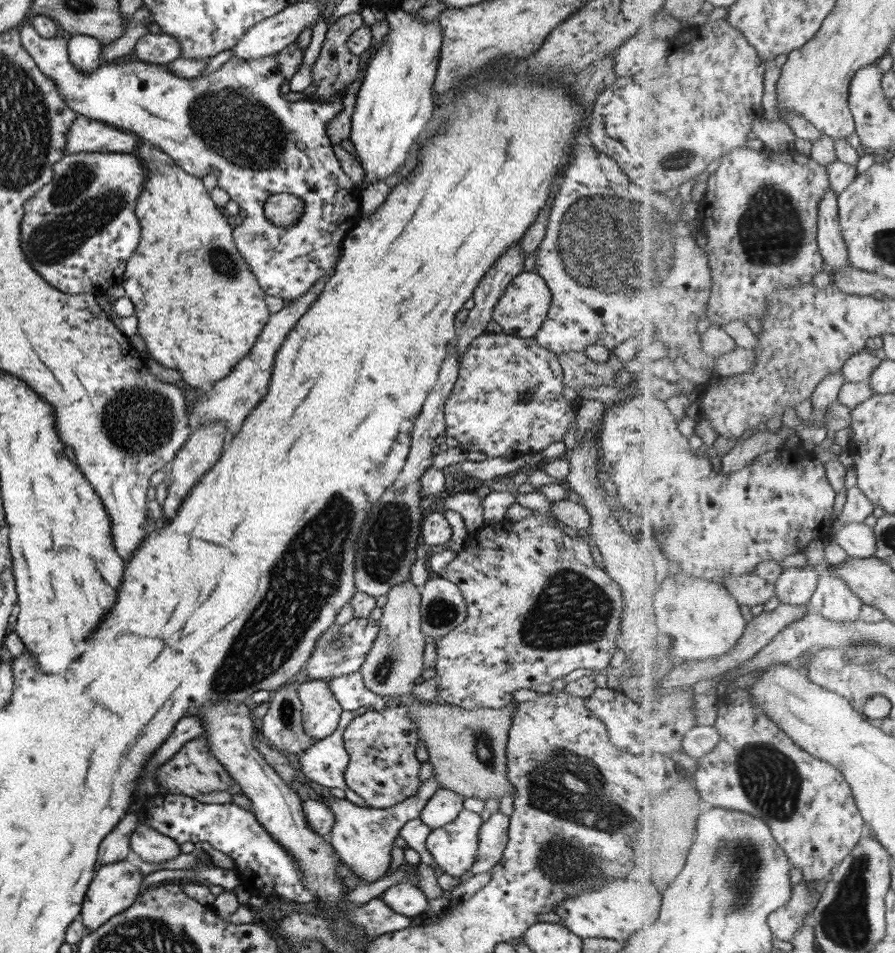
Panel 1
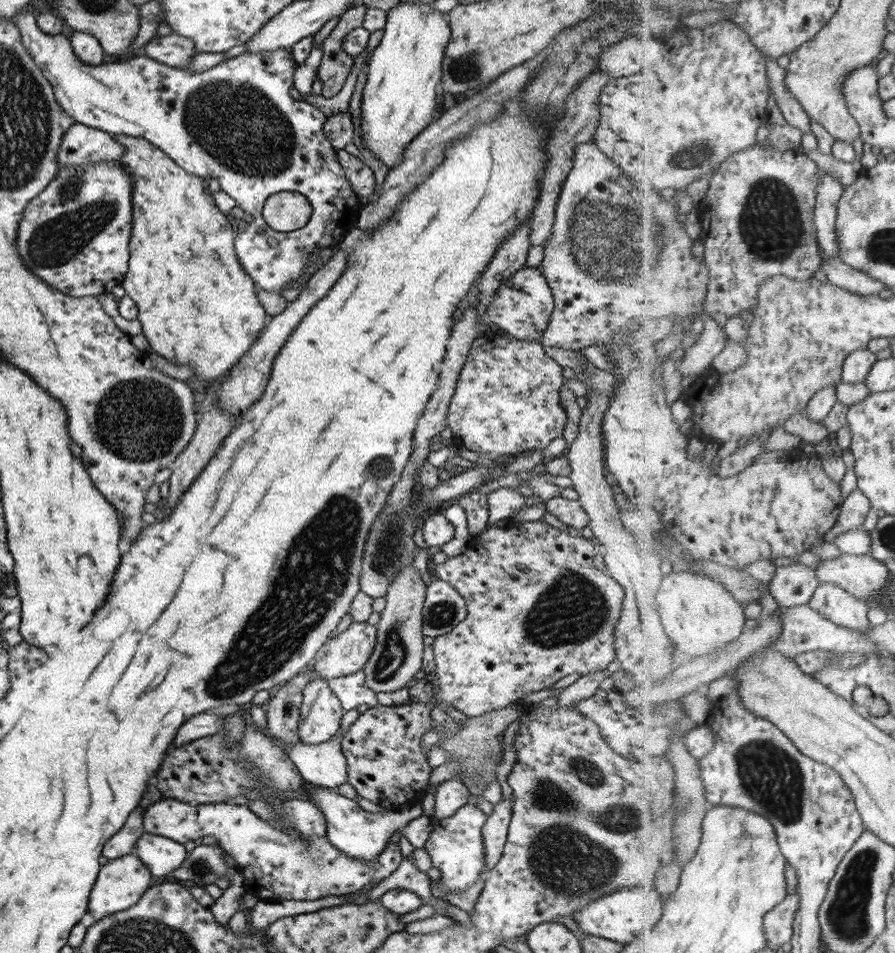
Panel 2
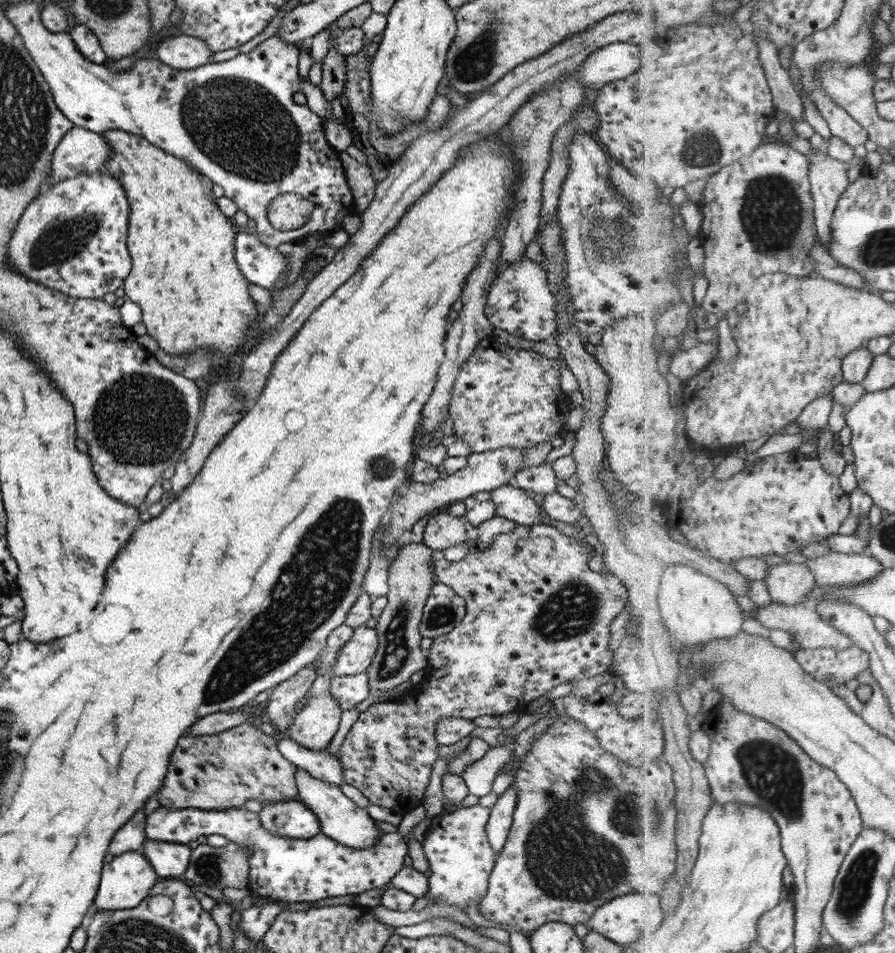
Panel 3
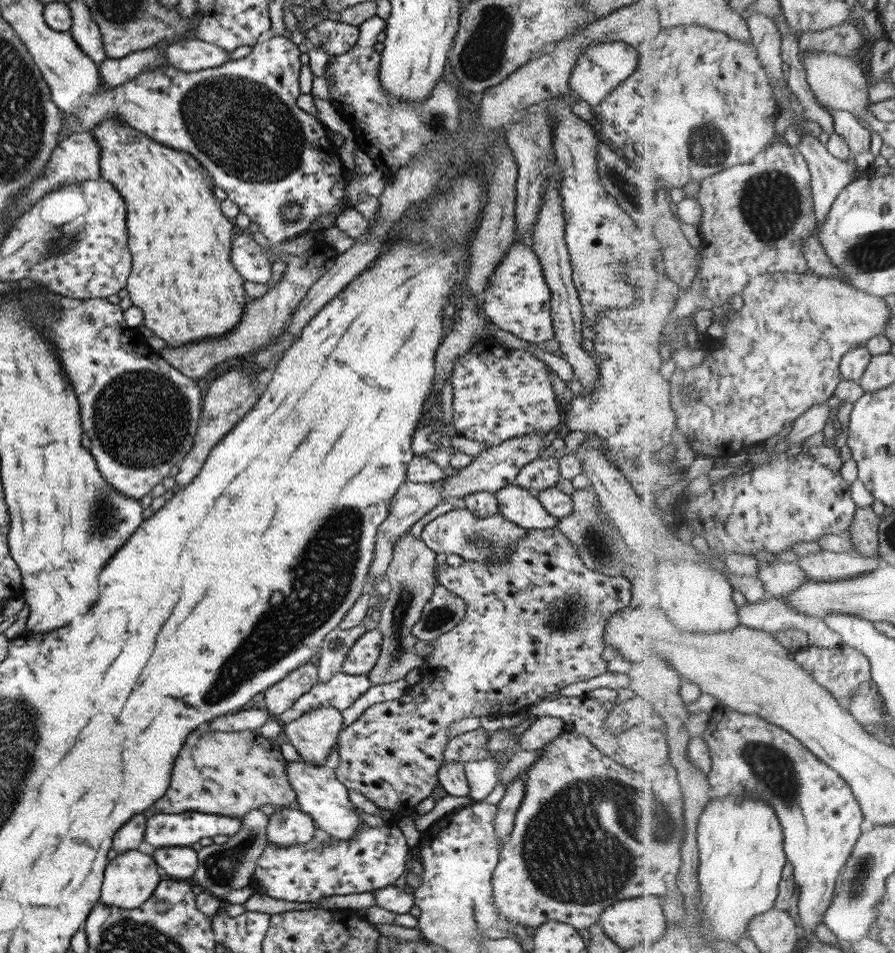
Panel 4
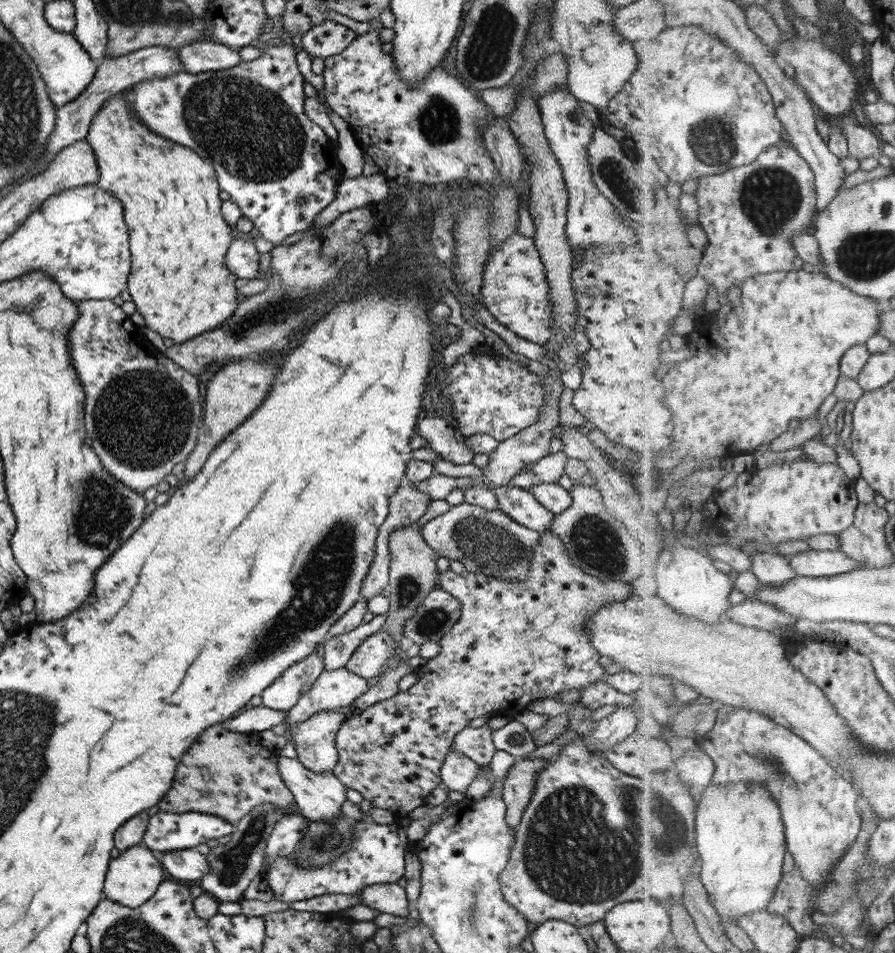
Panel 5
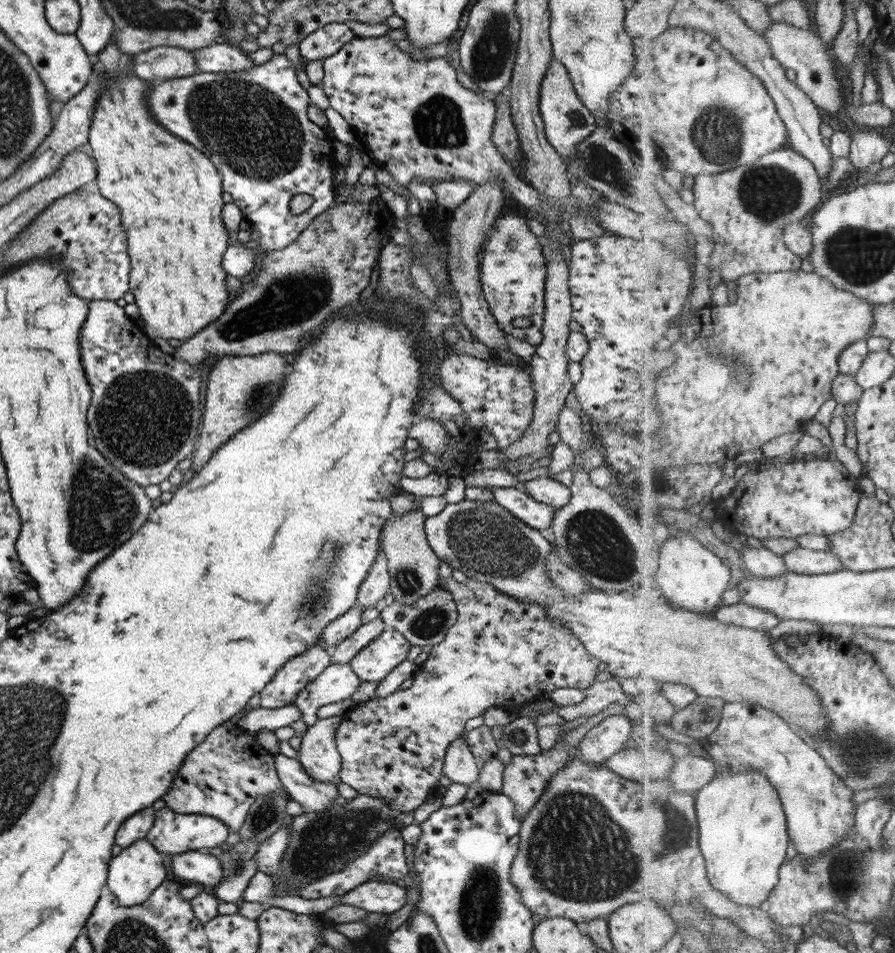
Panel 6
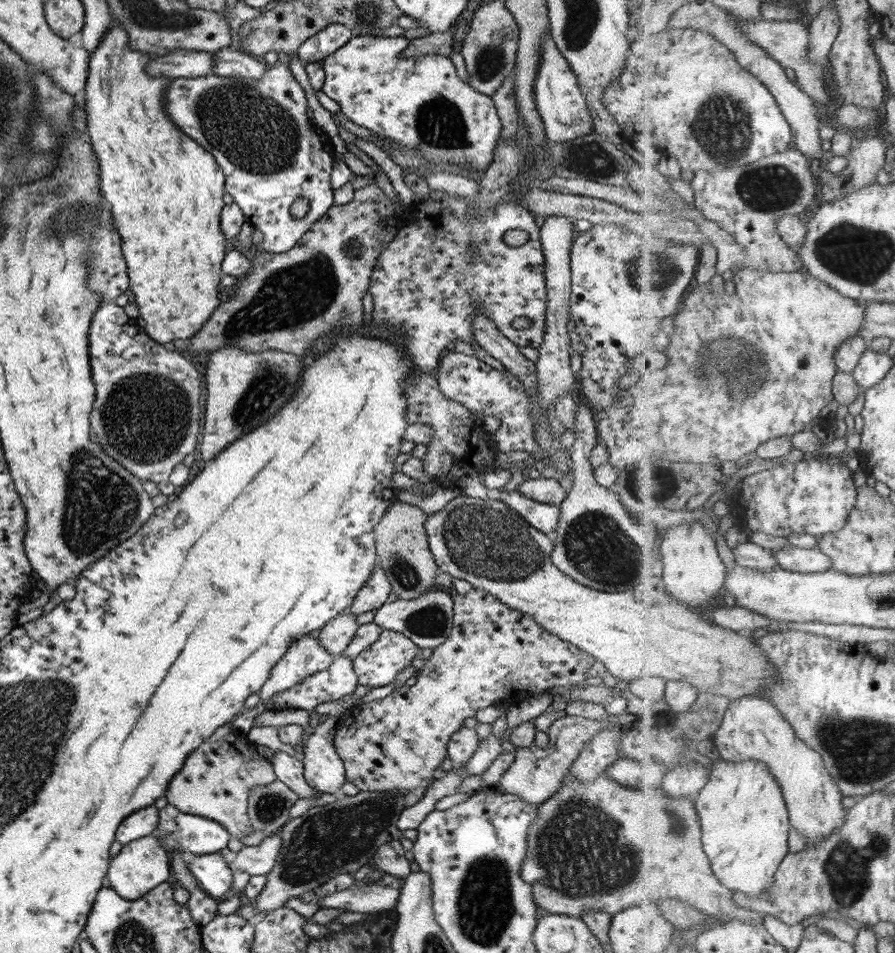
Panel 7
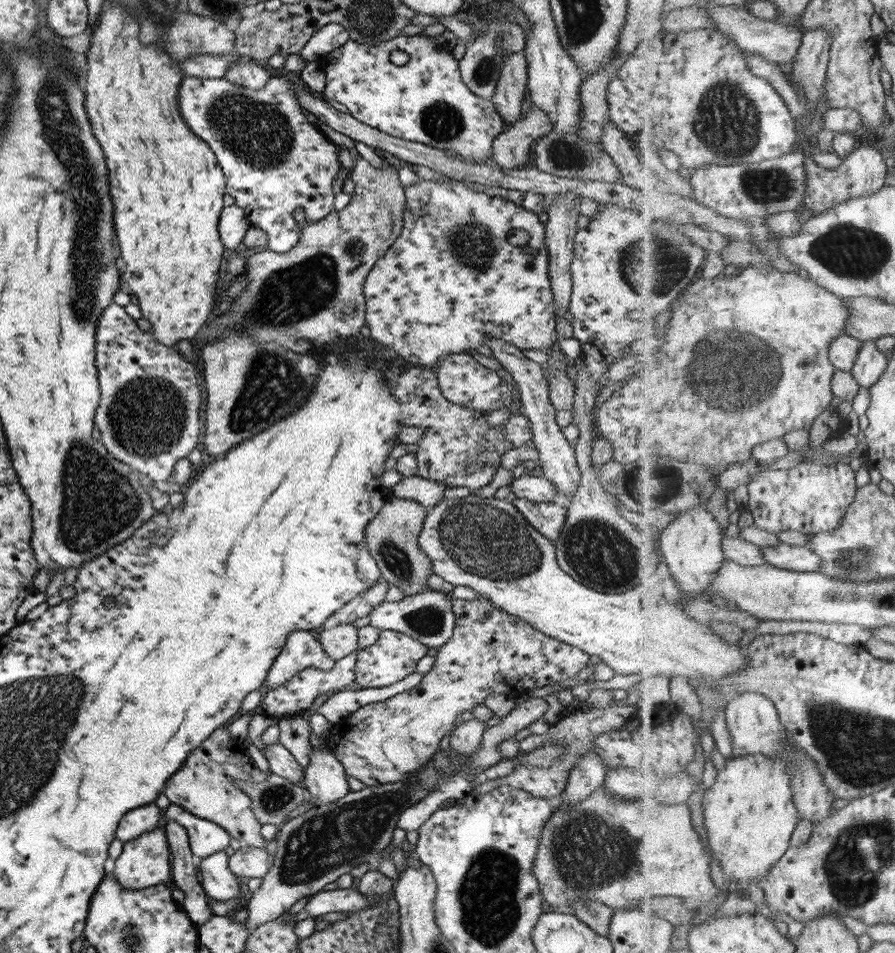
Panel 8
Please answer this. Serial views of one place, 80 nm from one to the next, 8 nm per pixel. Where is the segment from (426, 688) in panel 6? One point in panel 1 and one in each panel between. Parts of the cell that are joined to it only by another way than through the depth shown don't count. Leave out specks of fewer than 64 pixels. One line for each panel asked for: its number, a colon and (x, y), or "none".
1: (540, 605)
2: (537, 609)
3: (537, 613)
4: (533, 622)
5: (515, 641)

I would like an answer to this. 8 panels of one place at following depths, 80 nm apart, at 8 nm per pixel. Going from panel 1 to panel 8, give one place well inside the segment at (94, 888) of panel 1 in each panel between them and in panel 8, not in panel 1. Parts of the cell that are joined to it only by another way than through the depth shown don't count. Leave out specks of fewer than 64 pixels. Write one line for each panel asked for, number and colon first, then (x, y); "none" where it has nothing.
2: (119, 884)
3: (124, 882)
4: (129, 878)
5: (131, 878)
6: (132, 874)
7: (141, 864)
8: (145, 860)

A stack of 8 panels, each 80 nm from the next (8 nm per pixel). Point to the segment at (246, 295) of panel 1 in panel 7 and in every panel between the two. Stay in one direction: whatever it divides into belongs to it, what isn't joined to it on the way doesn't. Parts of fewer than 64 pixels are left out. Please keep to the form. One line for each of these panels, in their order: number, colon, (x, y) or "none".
2: (195, 305)
3: (191, 296)
4: (181, 279)
5: (177, 238)
6: (169, 195)
7: (165, 191)

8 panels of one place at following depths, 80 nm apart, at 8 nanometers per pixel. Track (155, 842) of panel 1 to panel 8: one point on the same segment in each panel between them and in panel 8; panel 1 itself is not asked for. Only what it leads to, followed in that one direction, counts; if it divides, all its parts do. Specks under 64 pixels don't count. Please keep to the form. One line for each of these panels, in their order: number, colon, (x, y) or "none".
2: (159, 855)
3: (168, 860)
4: (173, 862)
5: (184, 864)
6: (190, 865)
7: (211, 872)
8: (218, 883)

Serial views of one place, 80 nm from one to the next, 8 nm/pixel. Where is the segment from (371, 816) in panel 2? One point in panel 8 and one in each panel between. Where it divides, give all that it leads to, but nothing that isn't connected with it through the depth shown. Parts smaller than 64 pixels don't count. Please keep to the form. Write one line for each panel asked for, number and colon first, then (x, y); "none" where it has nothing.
3: (342, 821)
4: (318, 793)
5: (317, 796)
6: (312, 796)
7: (288, 770)
8: (282, 764)

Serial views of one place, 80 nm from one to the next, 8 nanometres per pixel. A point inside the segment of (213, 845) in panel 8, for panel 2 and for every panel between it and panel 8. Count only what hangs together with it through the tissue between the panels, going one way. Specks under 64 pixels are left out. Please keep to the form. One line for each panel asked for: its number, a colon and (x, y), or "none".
2: (276, 867)
3: (289, 869)
4: (182, 829)
5: (165, 831)
6: (171, 833)
7: (175, 830)

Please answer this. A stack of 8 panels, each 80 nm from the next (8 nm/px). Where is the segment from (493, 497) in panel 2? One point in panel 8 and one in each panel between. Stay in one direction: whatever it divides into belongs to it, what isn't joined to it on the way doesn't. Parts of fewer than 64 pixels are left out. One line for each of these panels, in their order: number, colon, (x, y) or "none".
3: (511, 503)
4: (515, 503)
5: (519, 504)
6: (536, 515)
7: (543, 517)
8: (547, 518)

